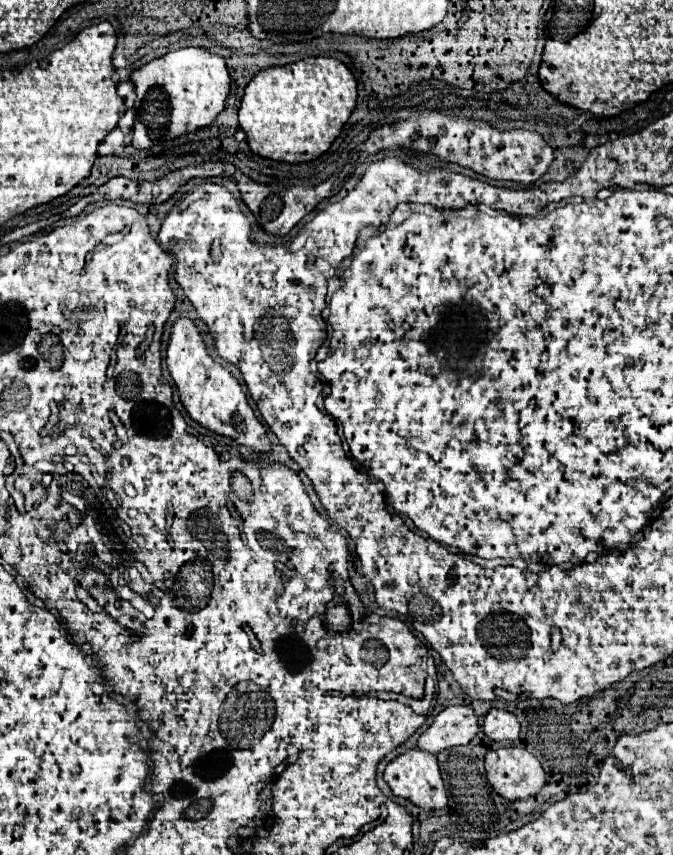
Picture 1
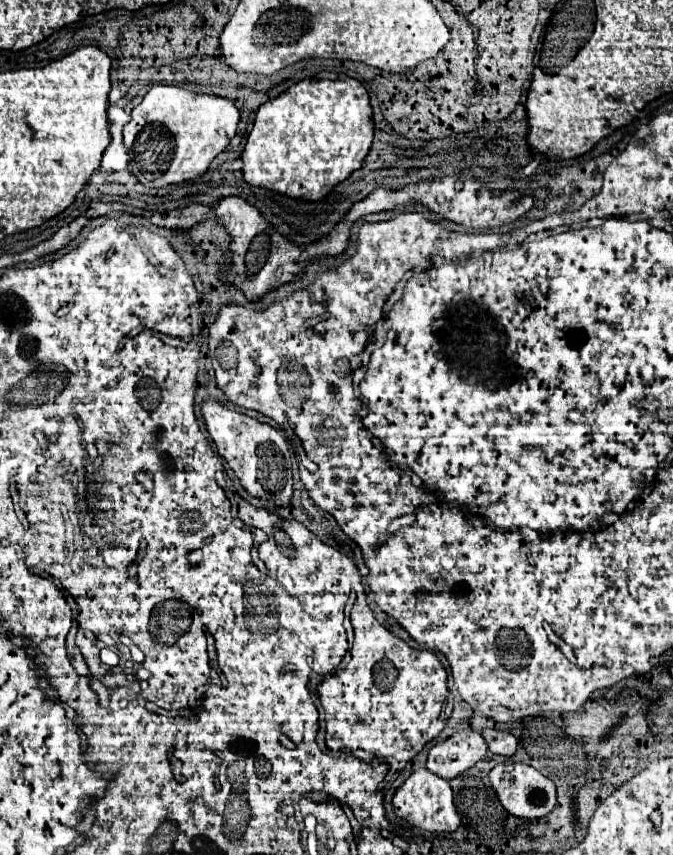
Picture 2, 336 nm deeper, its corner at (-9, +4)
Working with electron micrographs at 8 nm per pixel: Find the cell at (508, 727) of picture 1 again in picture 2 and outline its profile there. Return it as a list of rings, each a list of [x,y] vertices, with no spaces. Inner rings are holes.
[[[485,728],[483,738],[489,744],[489,750],[493,754],[501,756],[513,756],[517,752],[517,738],[507,732],[507,730],[495,730],[495,728]]]

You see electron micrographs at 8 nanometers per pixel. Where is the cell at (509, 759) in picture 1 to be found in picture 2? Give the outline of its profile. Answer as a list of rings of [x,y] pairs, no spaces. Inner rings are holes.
[[[497,764],[491,774],[491,786],[495,788],[497,796],[499,796],[499,802],[503,804],[503,808],[513,814],[513,816],[519,816],[519,818],[527,818],[527,820],[535,820],[535,818],[543,818],[547,816],[555,804],[557,804],[557,798],[555,798],[555,784],[543,776],[539,770],[535,770],[533,766],[529,764],[513,764],[513,770],[507,772],[503,764]]]

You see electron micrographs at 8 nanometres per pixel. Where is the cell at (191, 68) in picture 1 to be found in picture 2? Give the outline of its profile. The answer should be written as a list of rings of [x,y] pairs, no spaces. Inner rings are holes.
[[[155,84],[141,104],[131,112],[131,122],[123,128],[123,140],[129,148],[131,170],[137,180],[149,188],[193,180],[203,174],[211,160],[227,148],[235,136],[239,110],[229,98],[199,92],[193,84],[169,86]]]

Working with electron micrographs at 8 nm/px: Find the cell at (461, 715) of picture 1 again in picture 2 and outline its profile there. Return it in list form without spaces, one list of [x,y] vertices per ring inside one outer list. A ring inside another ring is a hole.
[[[461,730],[461,732],[455,732],[453,736],[449,736],[445,742],[439,742],[435,744],[431,750],[429,750],[429,756],[427,756],[427,770],[435,772],[437,776],[445,776],[447,780],[463,774],[465,770],[469,770],[477,760],[481,760],[487,752],[487,742],[483,738],[481,732],[477,730]]]

